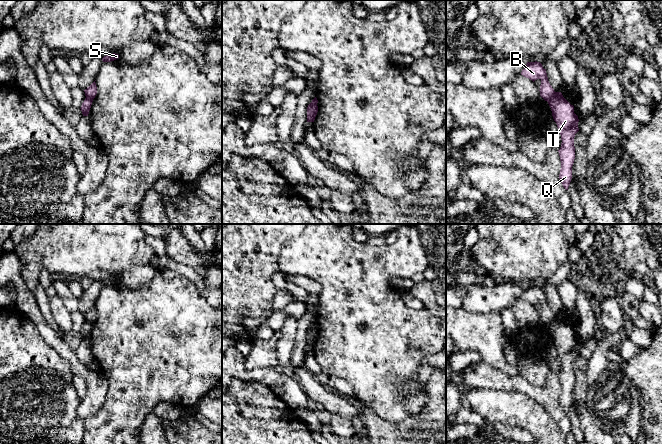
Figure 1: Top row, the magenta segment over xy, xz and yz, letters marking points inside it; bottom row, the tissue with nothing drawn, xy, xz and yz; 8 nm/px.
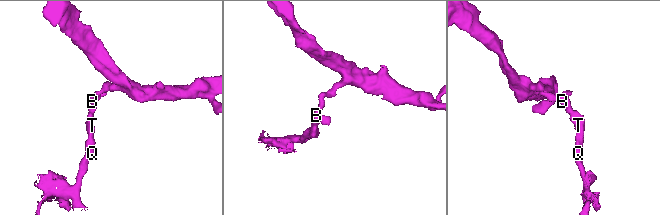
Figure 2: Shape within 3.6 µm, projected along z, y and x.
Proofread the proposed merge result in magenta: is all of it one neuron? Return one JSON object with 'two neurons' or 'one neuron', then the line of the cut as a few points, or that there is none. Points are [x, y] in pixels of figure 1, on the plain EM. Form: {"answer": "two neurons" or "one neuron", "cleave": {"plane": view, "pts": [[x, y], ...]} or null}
{"answer": "two neurons", "cleave": {"plane": "yz", "pts": [[556, 316], [547, 325]]}}

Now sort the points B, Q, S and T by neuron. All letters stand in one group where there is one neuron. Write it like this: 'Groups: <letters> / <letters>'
Groups: B S / Q T

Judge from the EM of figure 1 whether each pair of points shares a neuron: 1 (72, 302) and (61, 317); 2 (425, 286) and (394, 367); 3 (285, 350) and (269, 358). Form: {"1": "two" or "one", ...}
{"1": "two", "2": "two", "3": "two"}

